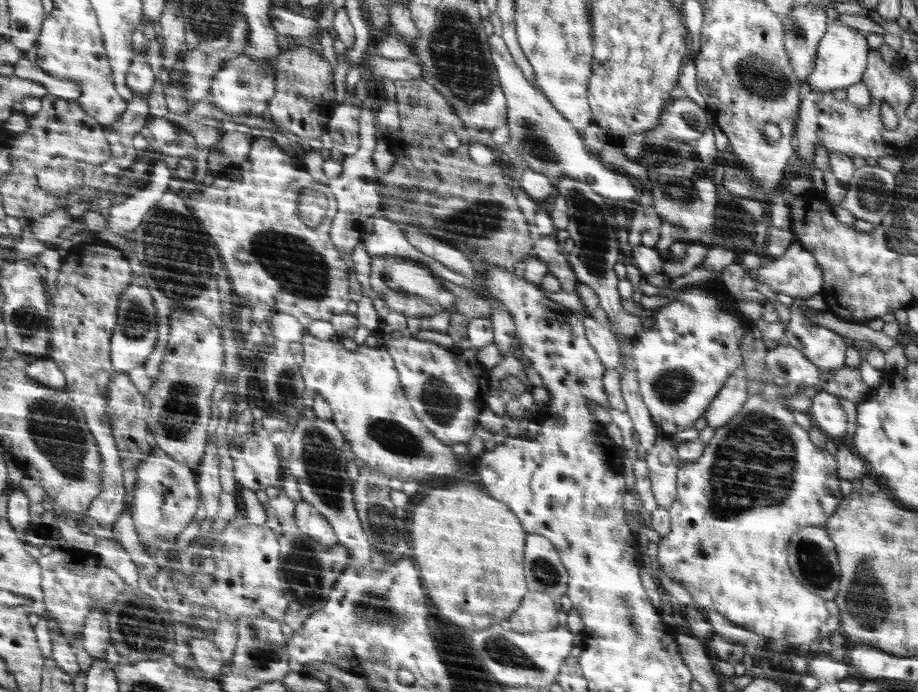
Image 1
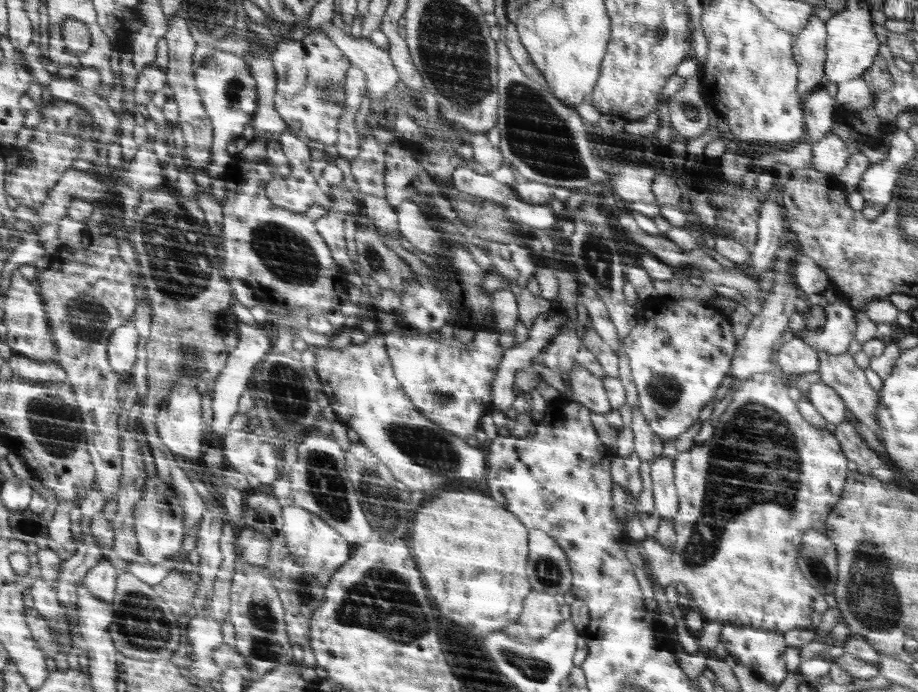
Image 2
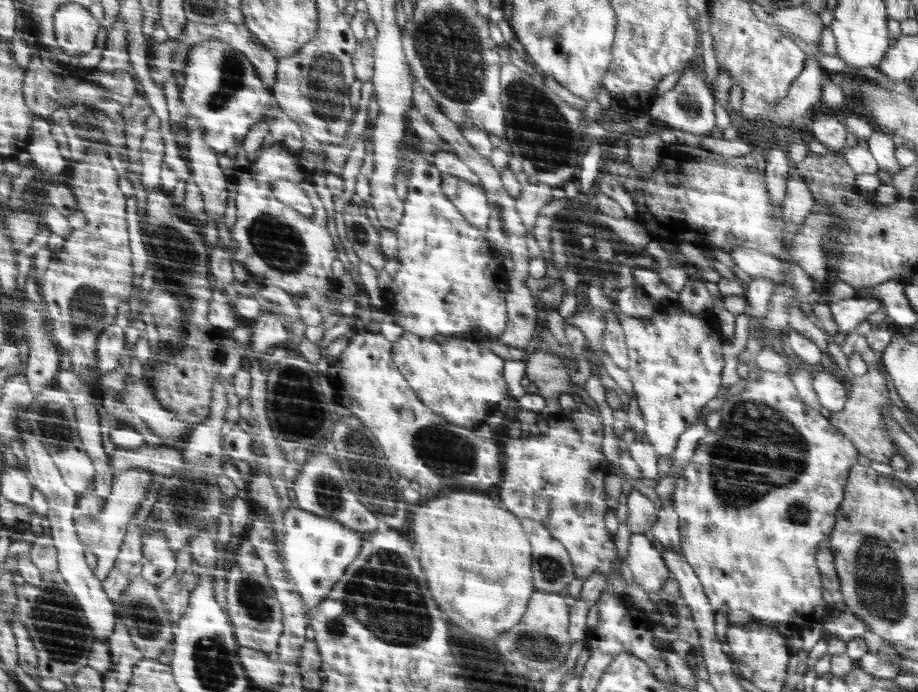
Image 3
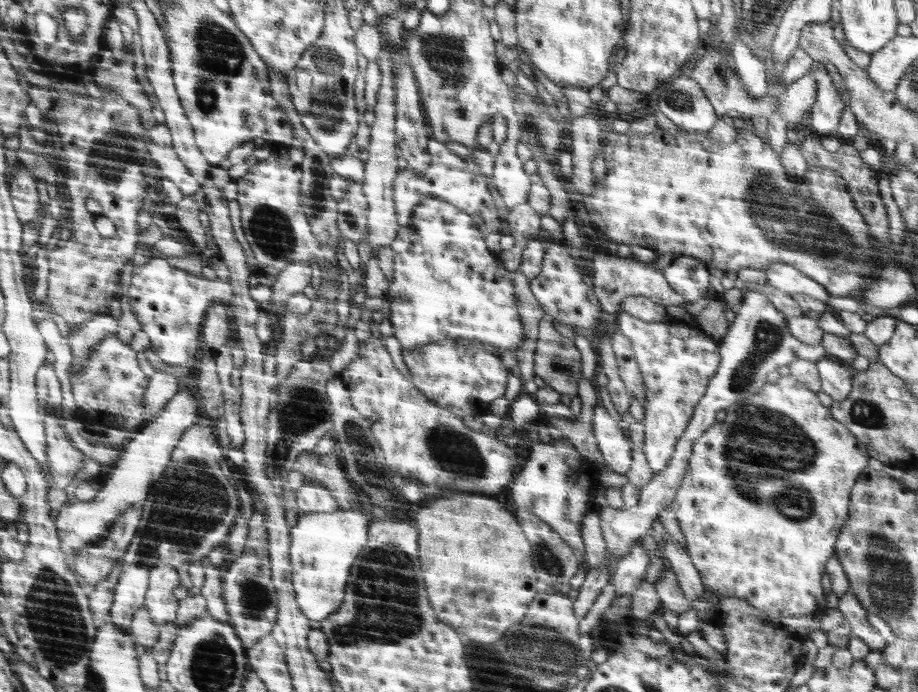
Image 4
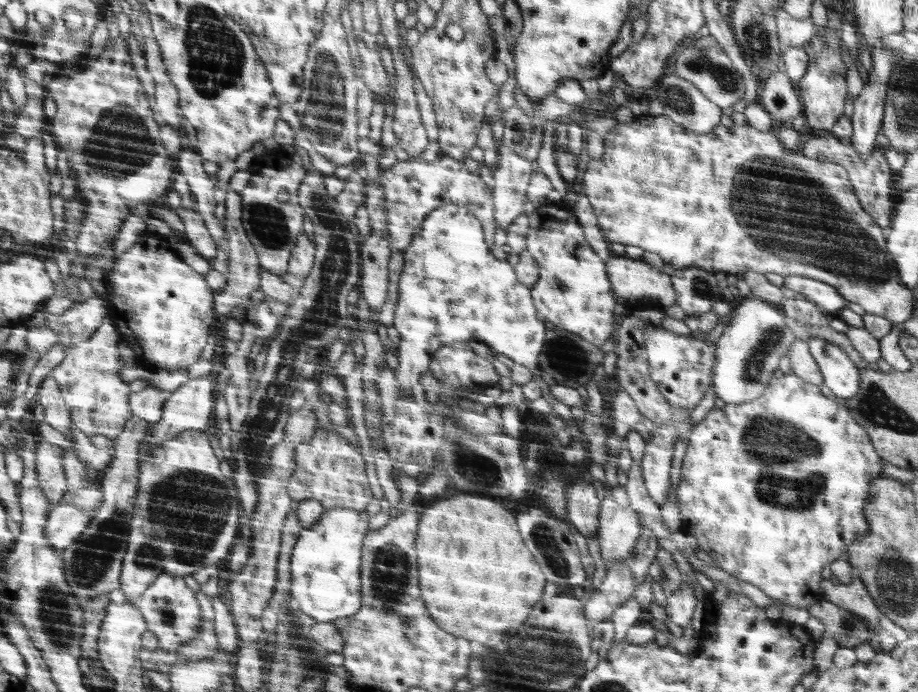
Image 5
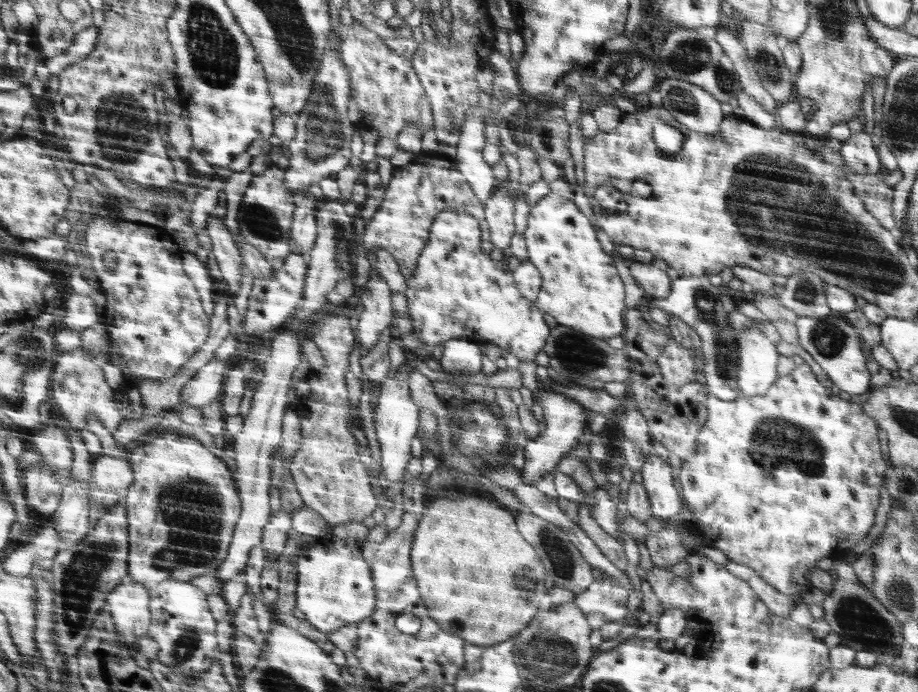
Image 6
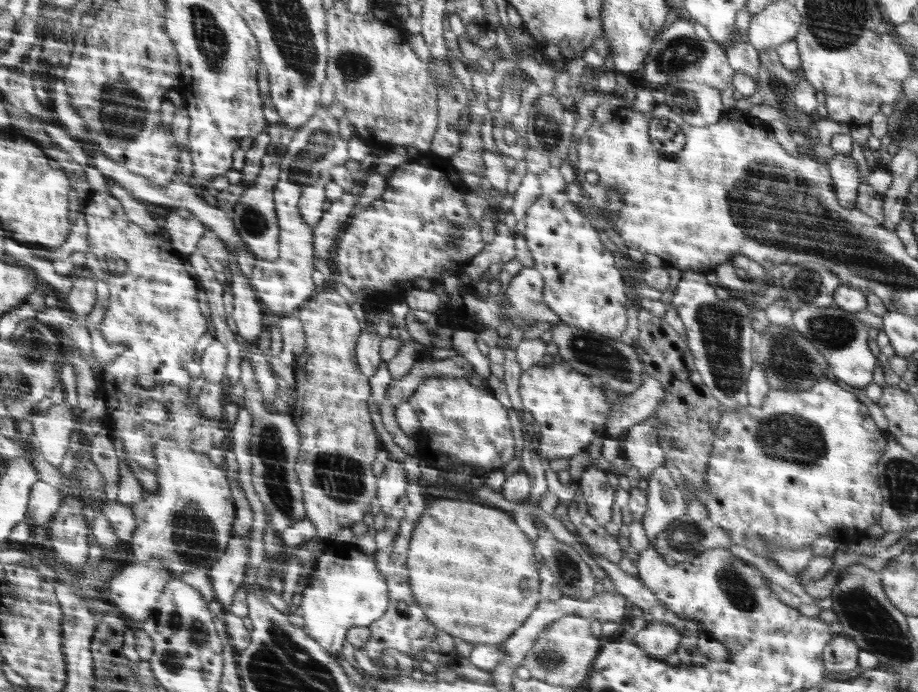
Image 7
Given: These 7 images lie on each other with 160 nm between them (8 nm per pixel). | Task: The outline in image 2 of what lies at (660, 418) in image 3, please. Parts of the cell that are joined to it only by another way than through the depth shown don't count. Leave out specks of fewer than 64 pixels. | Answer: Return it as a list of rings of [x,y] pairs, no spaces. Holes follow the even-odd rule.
[[[683,297],[668,301],[660,309],[641,308],[634,328],[622,346],[629,358],[639,410],[662,443],[676,440],[698,420],[700,410],[706,406],[706,402],[715,398],[716,390],[722,386],[722,380],[730,368],[730,358],[735,354],[734,348],[737,348],[728,315],[722,316],[710,306],[710,302]]]

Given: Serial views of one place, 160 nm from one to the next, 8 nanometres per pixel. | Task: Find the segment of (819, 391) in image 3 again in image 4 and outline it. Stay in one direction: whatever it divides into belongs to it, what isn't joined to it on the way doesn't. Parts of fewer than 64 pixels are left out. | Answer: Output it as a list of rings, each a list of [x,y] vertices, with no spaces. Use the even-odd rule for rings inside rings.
[[[825,356],[815,363],[820,374],[821,391],[831,396],[834,401],[847,400],[852,390],[854,369],[842,366],[834,360],[828,360]]]

